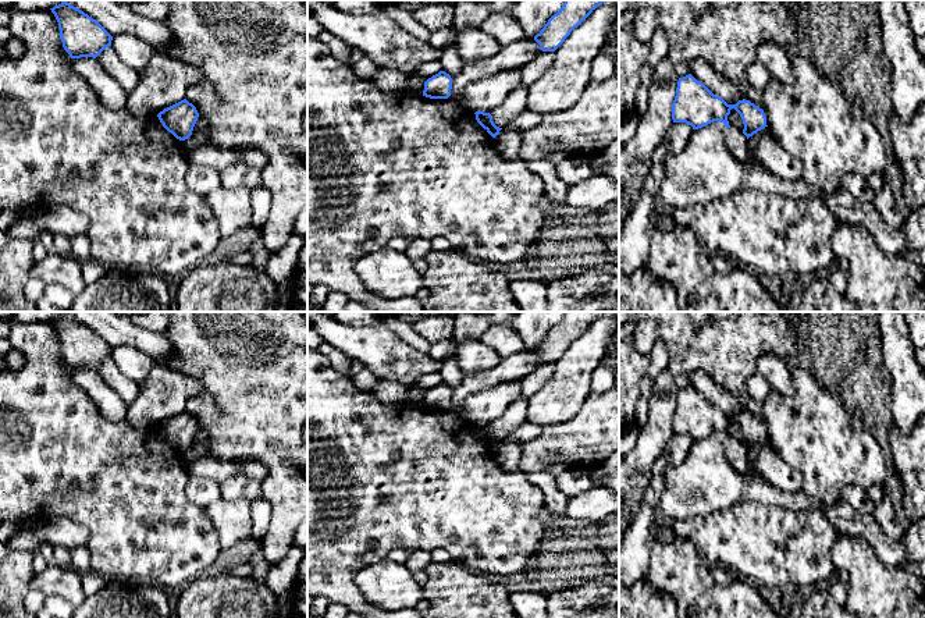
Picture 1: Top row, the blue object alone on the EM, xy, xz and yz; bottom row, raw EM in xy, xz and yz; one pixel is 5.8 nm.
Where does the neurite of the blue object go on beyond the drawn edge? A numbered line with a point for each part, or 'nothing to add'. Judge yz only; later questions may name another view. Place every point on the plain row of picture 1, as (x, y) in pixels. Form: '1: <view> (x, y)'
nothing to add

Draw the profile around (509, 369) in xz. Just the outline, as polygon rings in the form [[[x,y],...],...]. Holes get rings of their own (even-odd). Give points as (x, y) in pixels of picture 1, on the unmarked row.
[[[523,351],[517,355],[502,358],[501,362],[490,370],[463,376],[459,386],[452,391],[448,412],[458,415],[469,395],[487,391],[506,381],[517,381],[540,365],[542,365],[542,362],[534,351]]]

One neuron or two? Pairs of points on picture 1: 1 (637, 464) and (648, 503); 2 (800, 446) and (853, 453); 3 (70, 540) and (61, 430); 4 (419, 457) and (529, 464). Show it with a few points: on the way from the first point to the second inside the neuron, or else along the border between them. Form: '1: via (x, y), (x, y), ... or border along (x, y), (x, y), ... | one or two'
1: border along (657, 461), (643, 504), (633, 521) | two
2: via (813, 446), (828, 446), (840, 451) | one
3: border along (36, 521), (67, 517), (82, 525), (89, 537) | two
4: border along (520, 469), (529, 476) | two

